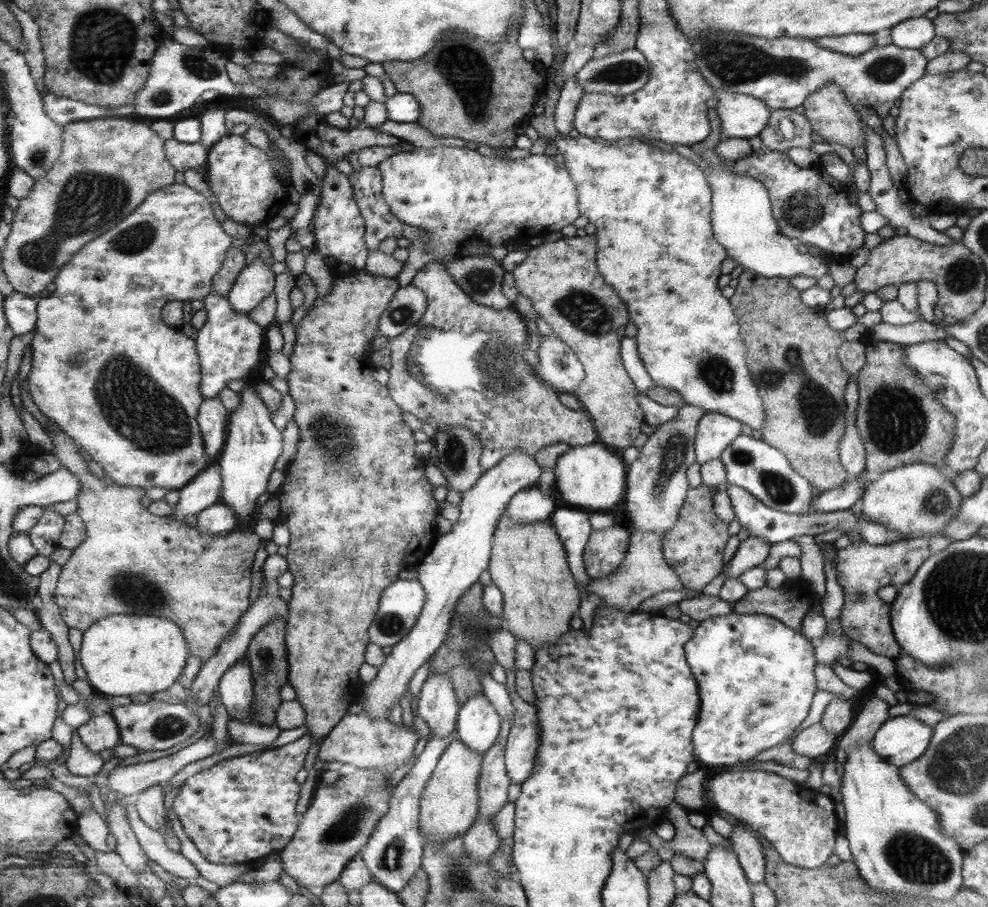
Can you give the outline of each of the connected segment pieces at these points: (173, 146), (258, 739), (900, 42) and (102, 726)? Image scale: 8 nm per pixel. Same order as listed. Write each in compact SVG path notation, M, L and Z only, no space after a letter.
M174 139L165 141L164 151L170 165L180 171L199 168L205 163L207 156L207 148L199 142L182 144Z
M235 719L226 722L228 736L232 743L267 745L275 740L280 733L280 728L273 724L271 726L259 726L257 724L243 723Z
M924 16L903 20L890 28L891 43L903 49L923 48L933 37L933 23Z
M93 715L89 723L79 729L79 734L91 751L98 753L109 748L115 748L121 740L119 725L113 715Z

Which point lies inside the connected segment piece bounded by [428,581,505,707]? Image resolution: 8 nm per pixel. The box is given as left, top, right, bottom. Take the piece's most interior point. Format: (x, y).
(465, 653)

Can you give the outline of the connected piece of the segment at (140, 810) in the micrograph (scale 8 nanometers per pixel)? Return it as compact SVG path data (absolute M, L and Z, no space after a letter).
M162 784L151 785L136 794L135 810L145 823L145 826L152 830L161 832L161 824L164 824L165 806L163 806Z

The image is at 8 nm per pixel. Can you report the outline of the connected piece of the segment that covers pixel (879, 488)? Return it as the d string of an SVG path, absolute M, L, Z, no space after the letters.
M913 462L905 466L891 468L869 482L862 493L862 512L867 522L881 524L887 530L893 530L909 538L926 537L937 533L947 520L957 512L962 495L940 472L929 464Z

